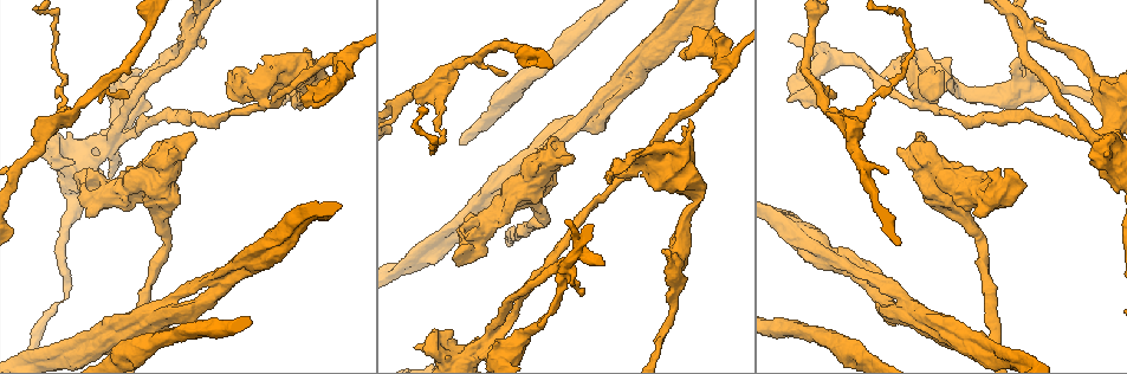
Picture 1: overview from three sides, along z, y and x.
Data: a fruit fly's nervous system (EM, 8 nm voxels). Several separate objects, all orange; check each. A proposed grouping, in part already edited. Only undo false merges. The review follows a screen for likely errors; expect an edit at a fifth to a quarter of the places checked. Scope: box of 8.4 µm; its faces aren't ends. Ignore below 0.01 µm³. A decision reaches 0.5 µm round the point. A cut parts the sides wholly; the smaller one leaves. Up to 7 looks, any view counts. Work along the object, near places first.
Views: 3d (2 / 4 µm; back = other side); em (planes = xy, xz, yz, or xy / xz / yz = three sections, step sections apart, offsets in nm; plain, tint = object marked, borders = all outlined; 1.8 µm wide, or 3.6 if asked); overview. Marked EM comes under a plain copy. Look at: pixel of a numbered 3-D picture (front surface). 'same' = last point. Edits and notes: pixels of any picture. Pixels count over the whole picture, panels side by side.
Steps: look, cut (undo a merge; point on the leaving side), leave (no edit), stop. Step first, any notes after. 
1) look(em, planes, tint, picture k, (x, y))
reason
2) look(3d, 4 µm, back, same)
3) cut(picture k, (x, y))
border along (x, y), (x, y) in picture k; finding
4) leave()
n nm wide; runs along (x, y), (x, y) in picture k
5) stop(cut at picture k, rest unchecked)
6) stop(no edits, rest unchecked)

look(3d, 4 µm, back, picture 1, (107, 139))

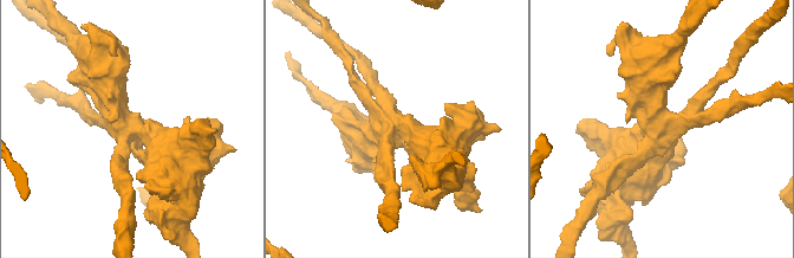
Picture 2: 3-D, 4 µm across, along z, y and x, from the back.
look(em, planes, tint, picture 2, (133, 131))
shape alone is not enough

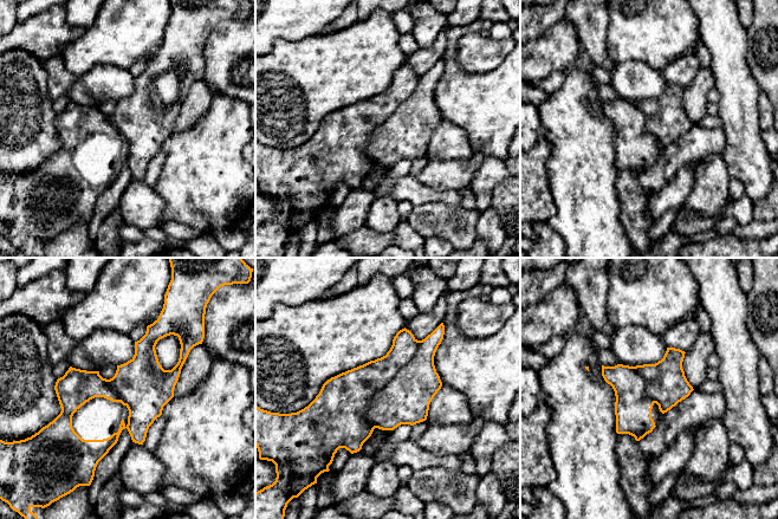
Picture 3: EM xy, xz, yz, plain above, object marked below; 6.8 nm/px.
leave()
320 nm wide; runs along (153, 326), (144, 407), (98, 456) in picture 3; continuous, no second cell

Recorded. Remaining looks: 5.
look(em, yz, step 8, tint, picture 1, (1034, 32))
three arms meet

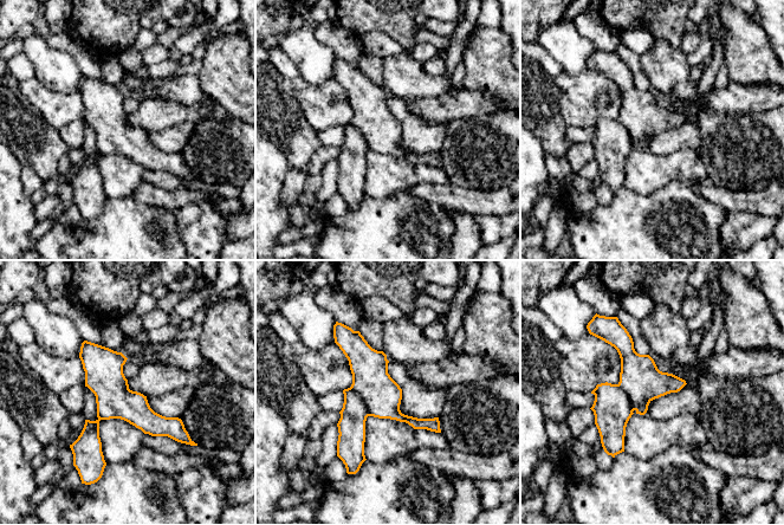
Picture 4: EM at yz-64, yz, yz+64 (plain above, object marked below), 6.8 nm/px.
leave()
runs along (356, 334), (351, 453) in picture 4; one cell here

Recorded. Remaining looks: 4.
look(em, 3.6 µm, planes, tint, picture 1, (938, 171))
calibre changes

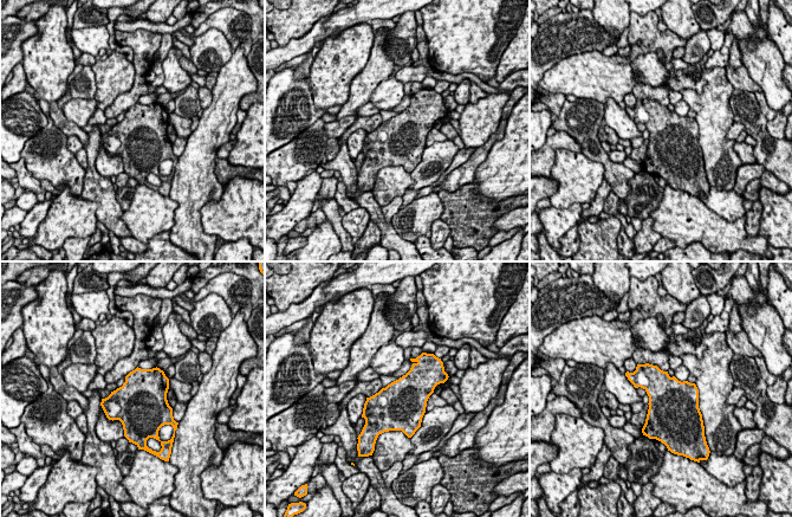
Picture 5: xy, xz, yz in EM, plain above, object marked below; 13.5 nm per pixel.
leave()
all the same cell

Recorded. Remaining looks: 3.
stop(no edits, rest unchecked)

